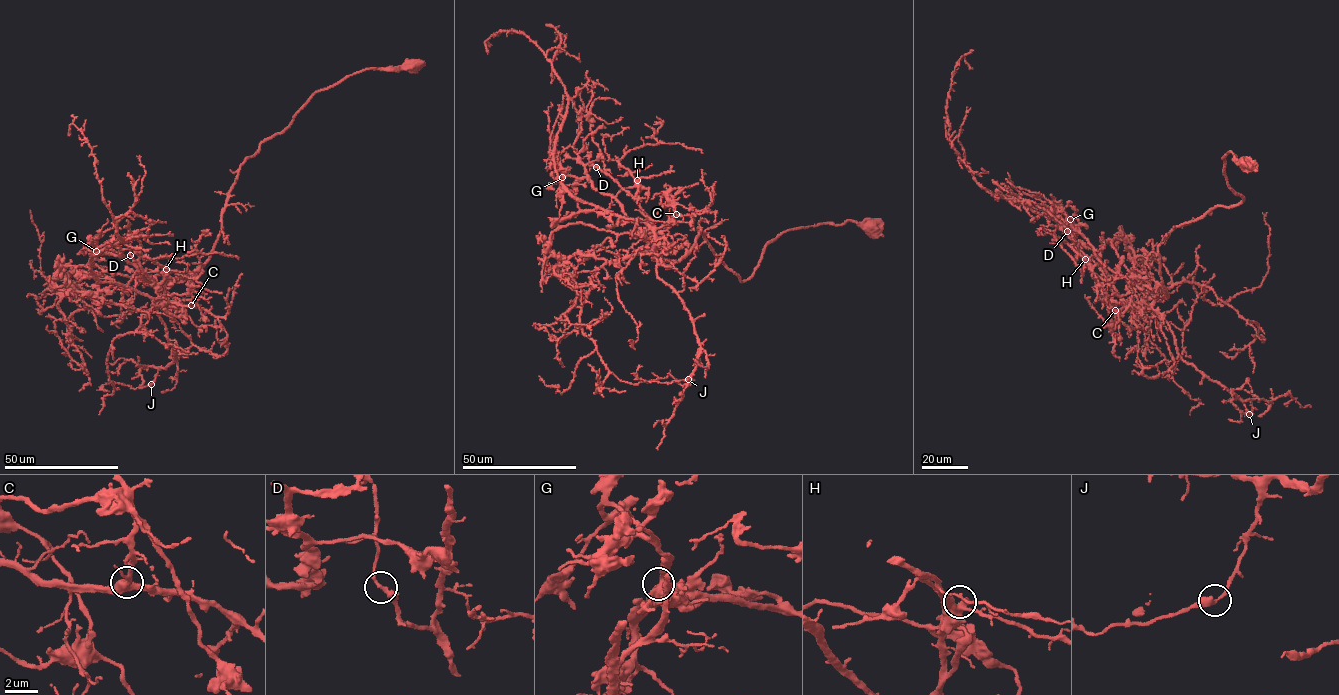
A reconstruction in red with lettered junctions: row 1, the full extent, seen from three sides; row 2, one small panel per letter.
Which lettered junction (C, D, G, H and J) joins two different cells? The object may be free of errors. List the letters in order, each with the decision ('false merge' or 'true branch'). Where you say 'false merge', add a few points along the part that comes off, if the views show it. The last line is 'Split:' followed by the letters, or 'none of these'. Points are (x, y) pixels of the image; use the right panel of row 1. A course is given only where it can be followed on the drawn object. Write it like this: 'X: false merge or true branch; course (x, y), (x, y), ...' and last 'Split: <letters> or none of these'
C: true branch
D: true branch
G: true branch
H: true branch
J: true branch
Split: none of these

